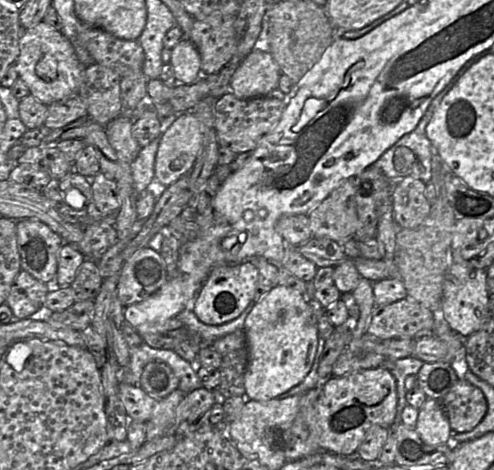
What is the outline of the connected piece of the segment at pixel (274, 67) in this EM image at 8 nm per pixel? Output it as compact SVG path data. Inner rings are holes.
M253 49L235 70L230 91L239 99L268 96L278 87L280 75L279 65L269 50Z

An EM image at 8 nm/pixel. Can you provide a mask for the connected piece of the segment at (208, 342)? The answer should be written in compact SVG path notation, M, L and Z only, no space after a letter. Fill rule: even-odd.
M251 301L238 318L217 326L206 325L199 321L191 308L184 309L175 318L186 326L192 340L200 349L202 347L211 346L217 339L236 330L243 330L245 320L254 305L255 303Z

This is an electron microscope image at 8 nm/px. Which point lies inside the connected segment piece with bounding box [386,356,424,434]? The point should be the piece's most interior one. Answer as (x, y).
(403, 367)

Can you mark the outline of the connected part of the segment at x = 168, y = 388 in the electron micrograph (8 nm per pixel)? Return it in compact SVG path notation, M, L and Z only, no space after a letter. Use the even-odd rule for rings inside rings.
M150 362L144 367L138 386L155 400L161 400L178 388L179 379L166 363Z

